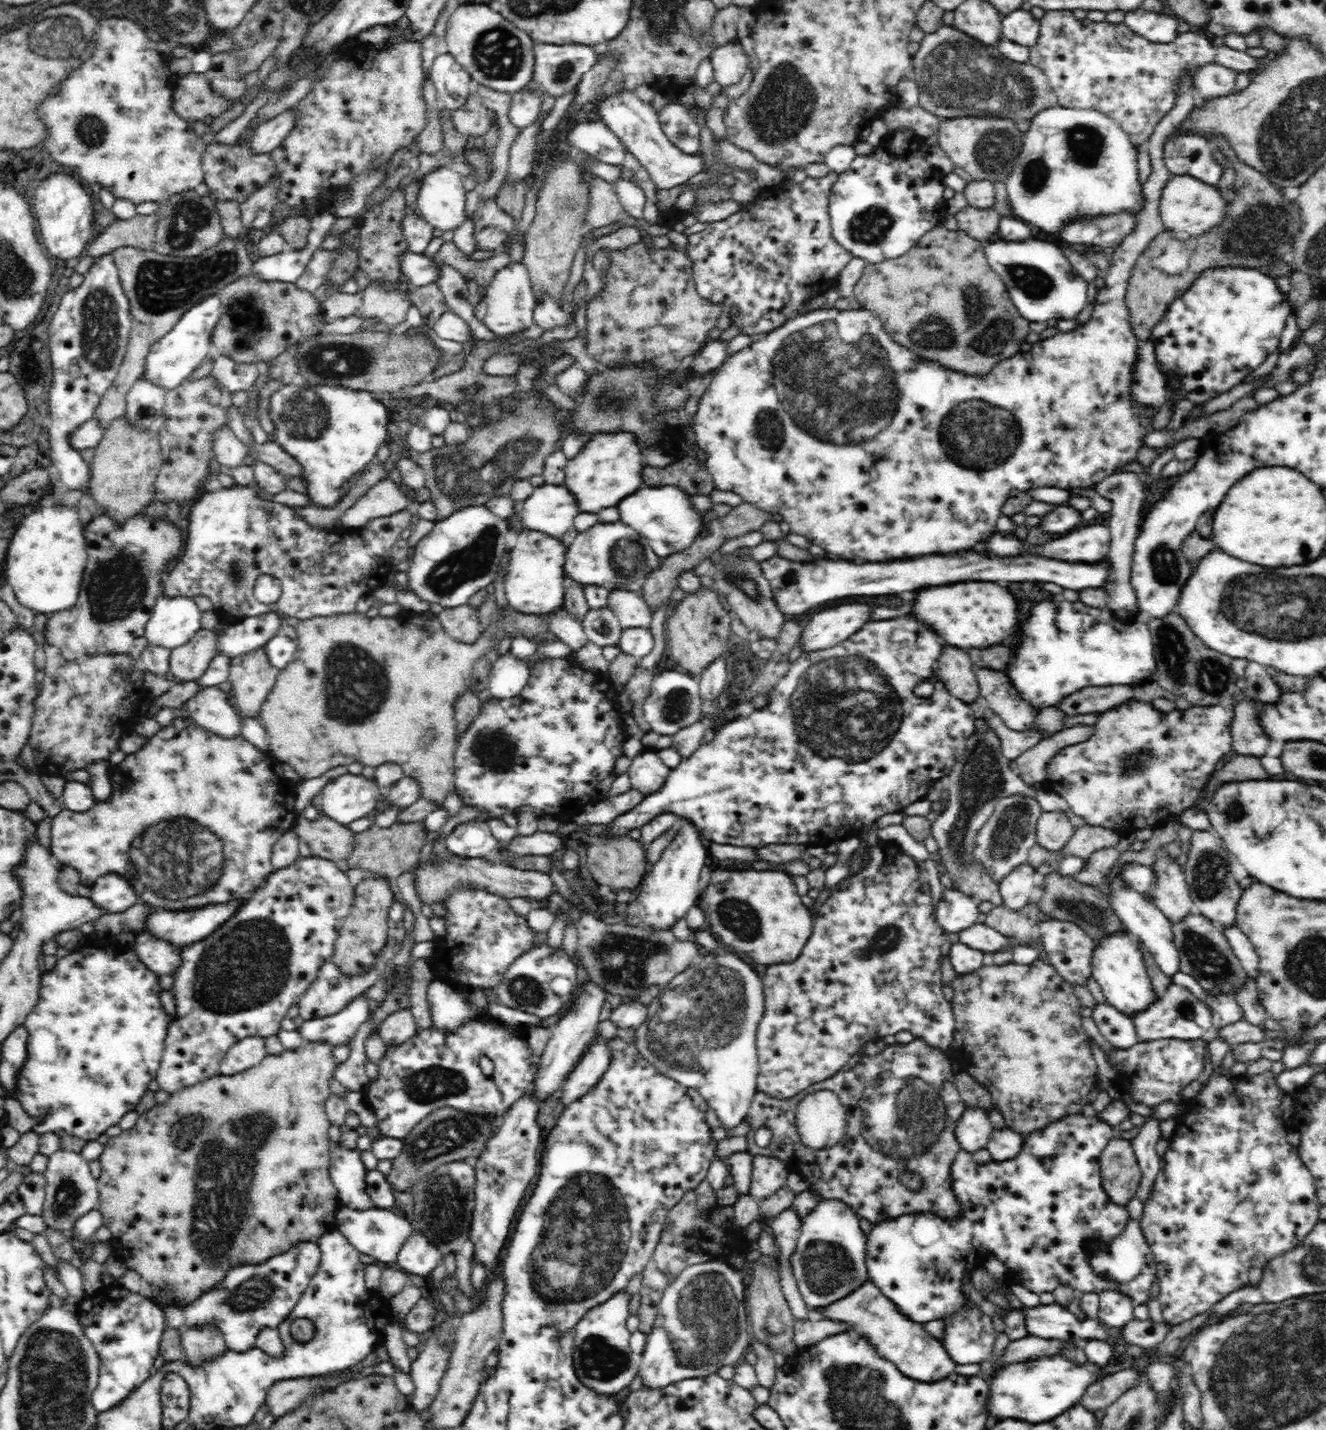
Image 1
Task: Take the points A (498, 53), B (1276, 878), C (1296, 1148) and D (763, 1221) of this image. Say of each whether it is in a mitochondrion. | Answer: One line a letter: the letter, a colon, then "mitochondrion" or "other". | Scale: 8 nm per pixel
A: mitochondrion
B: other
C: other
D: other

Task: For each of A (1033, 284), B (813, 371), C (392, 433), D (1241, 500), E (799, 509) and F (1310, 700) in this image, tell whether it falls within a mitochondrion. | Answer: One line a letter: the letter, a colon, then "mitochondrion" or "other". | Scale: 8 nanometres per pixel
A: mitochondrion
B: mitochondrion
C: other
D: other
E: other
F: other

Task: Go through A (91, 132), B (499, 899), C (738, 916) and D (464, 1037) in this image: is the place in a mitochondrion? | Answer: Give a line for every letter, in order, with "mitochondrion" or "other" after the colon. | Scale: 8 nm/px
A: mitochondrion
B: other
C: mitochondrion
D: other

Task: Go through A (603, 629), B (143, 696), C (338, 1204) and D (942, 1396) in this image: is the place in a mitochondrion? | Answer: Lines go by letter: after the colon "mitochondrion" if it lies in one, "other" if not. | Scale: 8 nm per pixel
A: other
B: other
C: other
D: other

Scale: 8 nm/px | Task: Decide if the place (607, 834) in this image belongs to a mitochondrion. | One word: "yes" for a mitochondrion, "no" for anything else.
no

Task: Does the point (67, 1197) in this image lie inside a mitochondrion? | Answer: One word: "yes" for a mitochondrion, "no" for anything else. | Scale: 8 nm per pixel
yes

